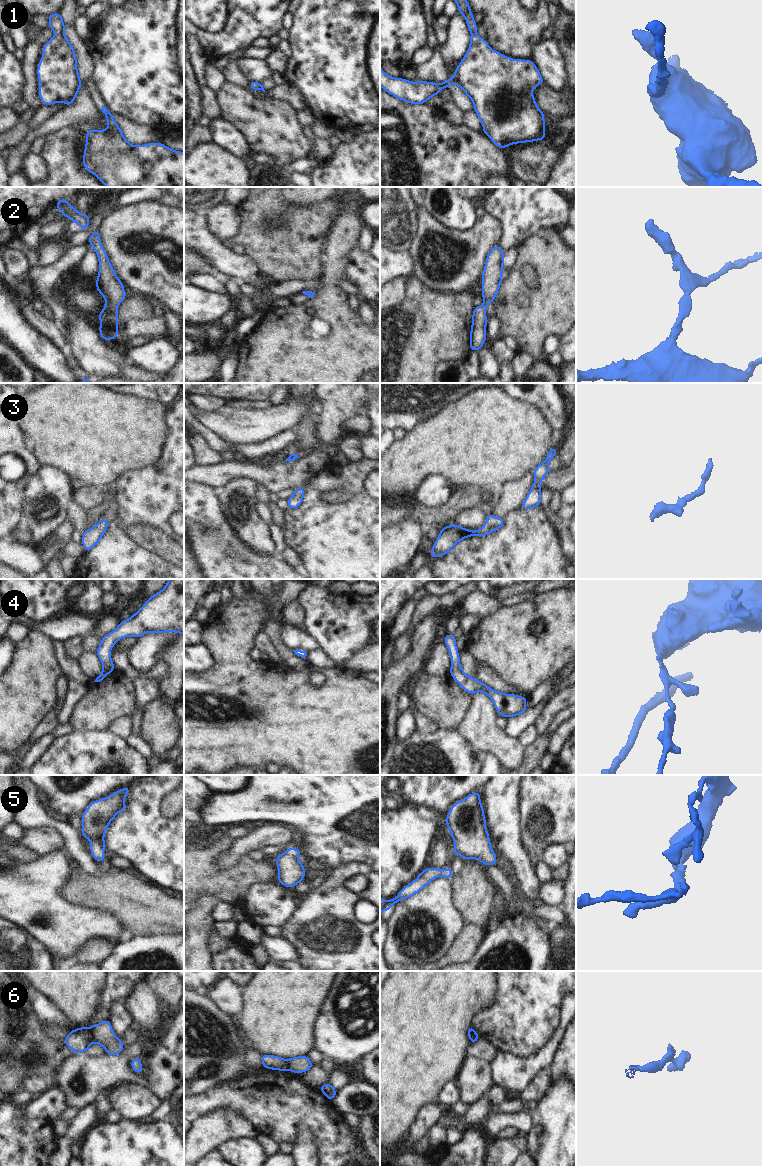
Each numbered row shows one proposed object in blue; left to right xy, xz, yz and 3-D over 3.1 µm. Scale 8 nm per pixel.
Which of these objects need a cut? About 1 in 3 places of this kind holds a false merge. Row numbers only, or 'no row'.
6

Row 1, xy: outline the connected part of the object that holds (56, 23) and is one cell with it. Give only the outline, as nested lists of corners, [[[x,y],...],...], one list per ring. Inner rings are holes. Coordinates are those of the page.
[[[60,13],[48,15],[55,36],[45,43],[37,68],[39,96],[43,105],[62,102],[71,105],[82,86],[75,51],[66,38]]]

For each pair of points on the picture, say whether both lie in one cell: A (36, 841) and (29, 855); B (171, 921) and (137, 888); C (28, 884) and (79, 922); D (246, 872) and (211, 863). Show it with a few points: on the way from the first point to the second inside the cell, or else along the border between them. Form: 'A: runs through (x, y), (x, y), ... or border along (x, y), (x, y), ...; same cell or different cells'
A: border along (20, 843), (35, 850), (42, 856); different cells
B: runs through (163, 914), (145, 896); same cell
C: runs through (41, 897), (66, 922); same cell
D: runs through (237, 874), (221, 874), (219, 872); same cell

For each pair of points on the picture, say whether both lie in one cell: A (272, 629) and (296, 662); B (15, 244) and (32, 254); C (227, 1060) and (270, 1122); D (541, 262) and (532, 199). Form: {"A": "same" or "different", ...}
{"A": "same", "B": "same", "C": "different", "D": "different"}

